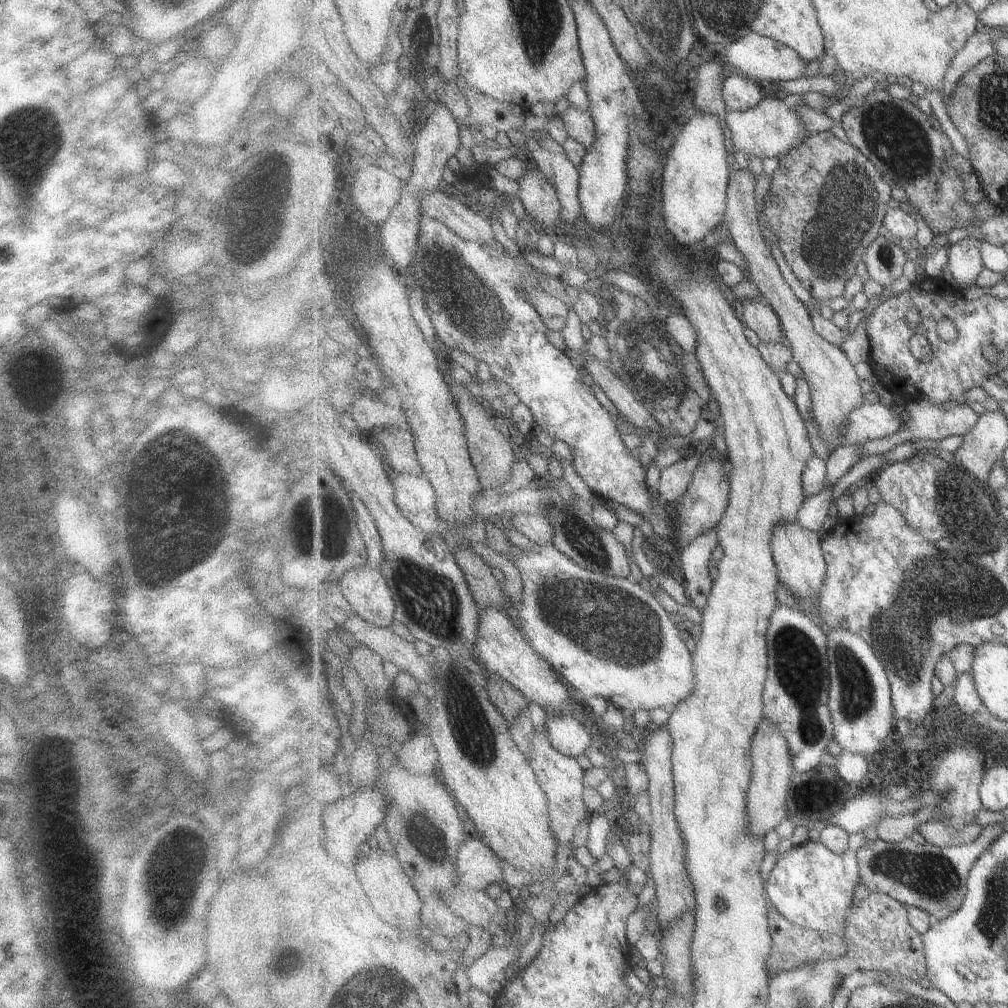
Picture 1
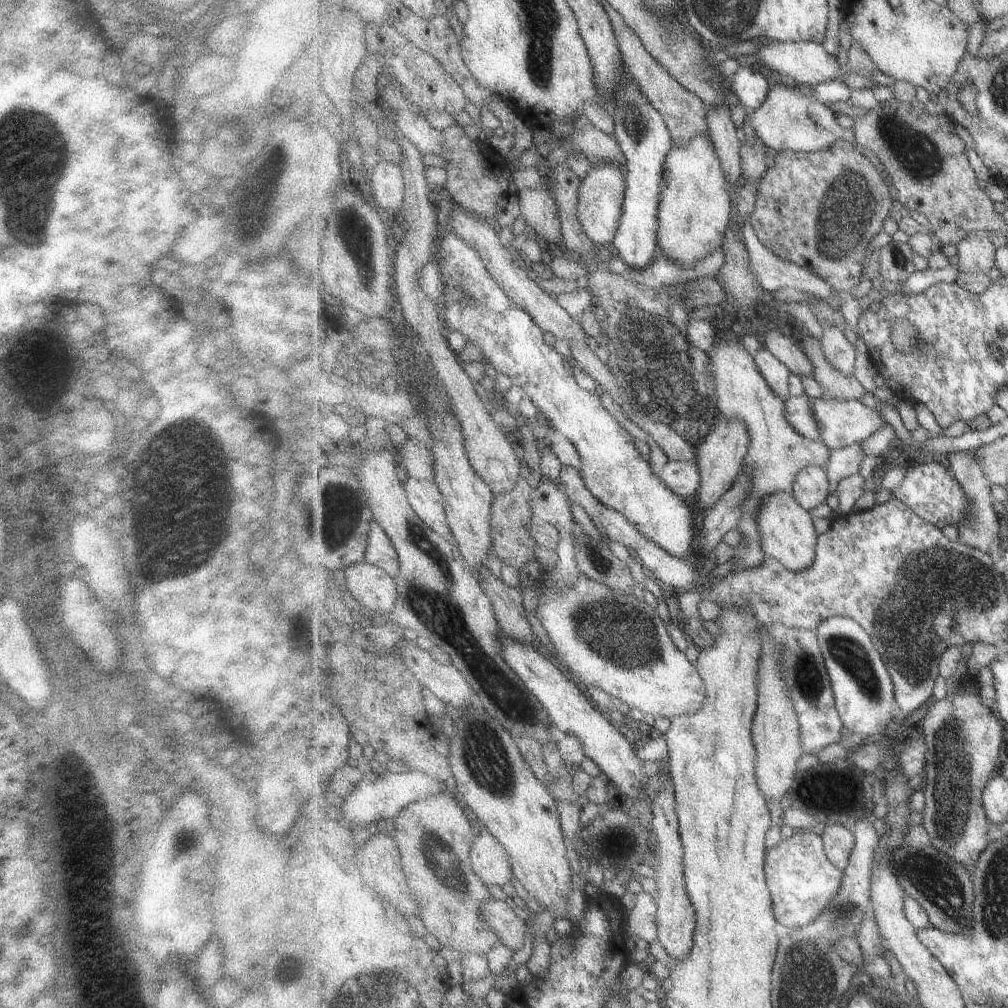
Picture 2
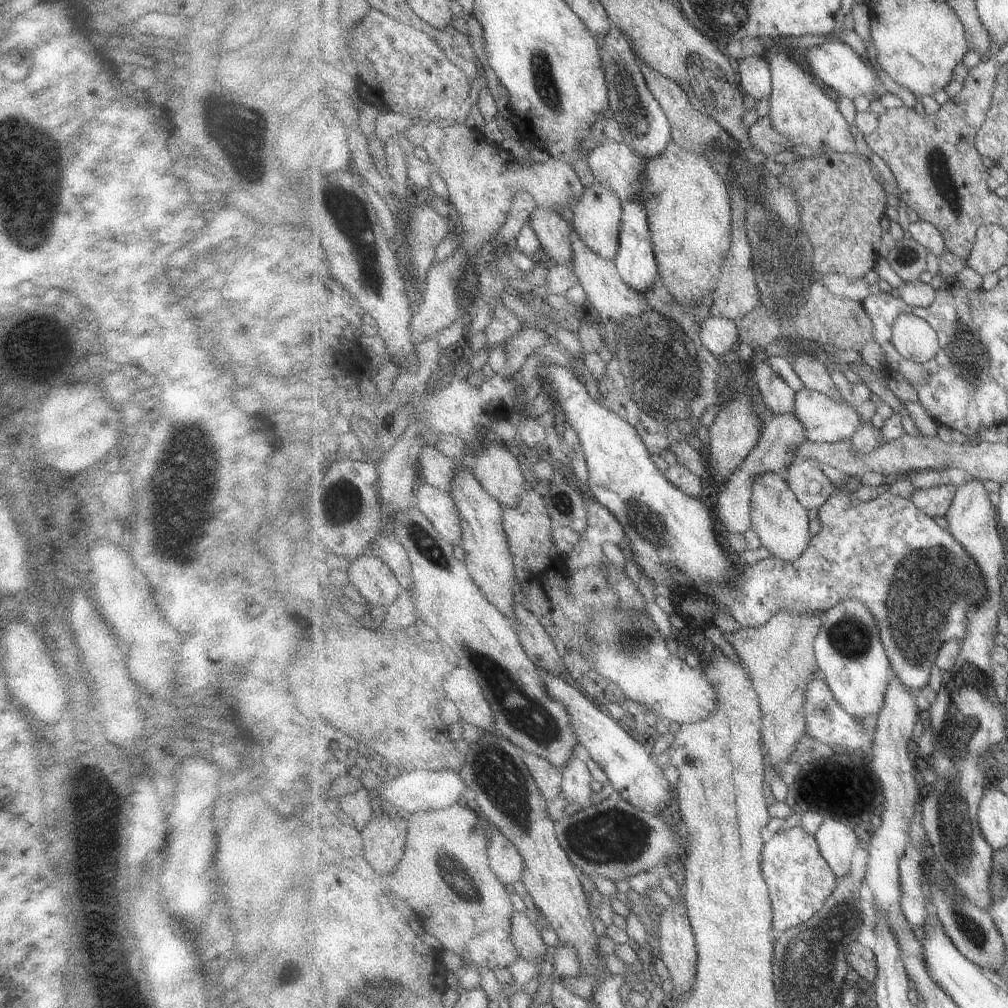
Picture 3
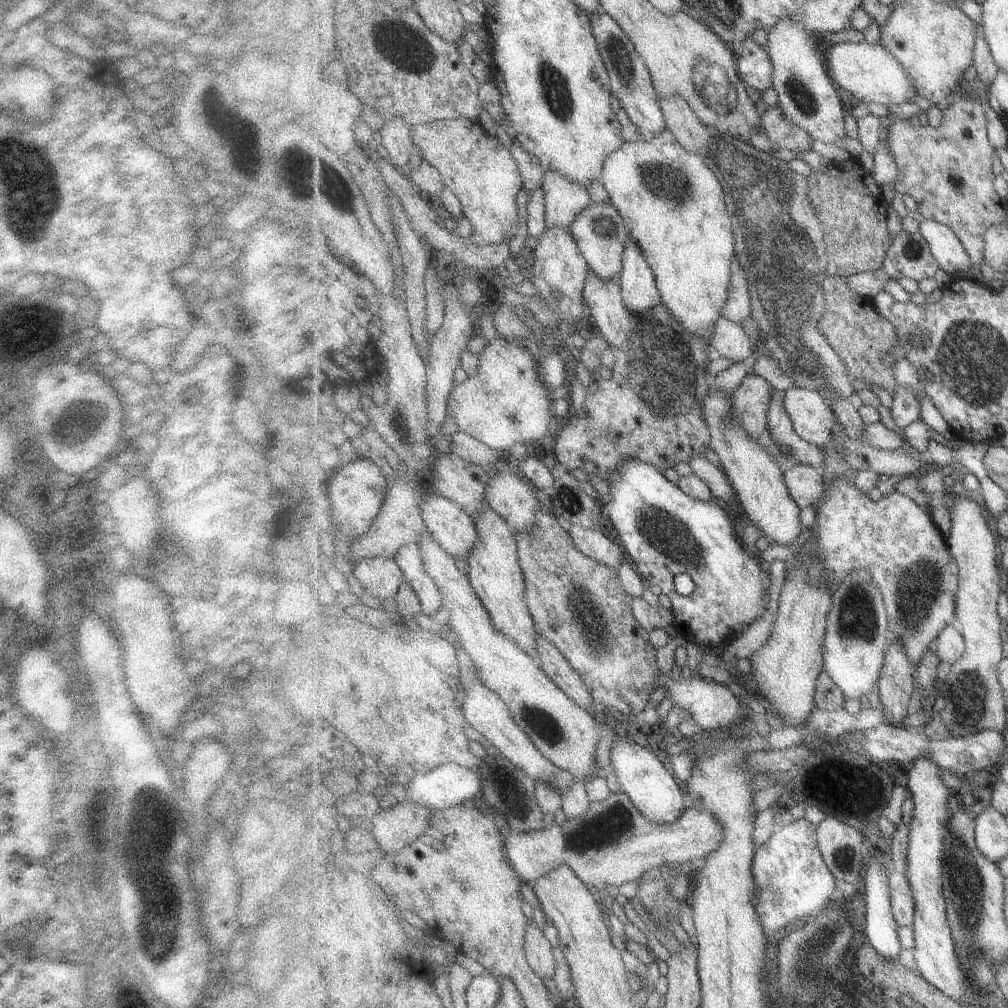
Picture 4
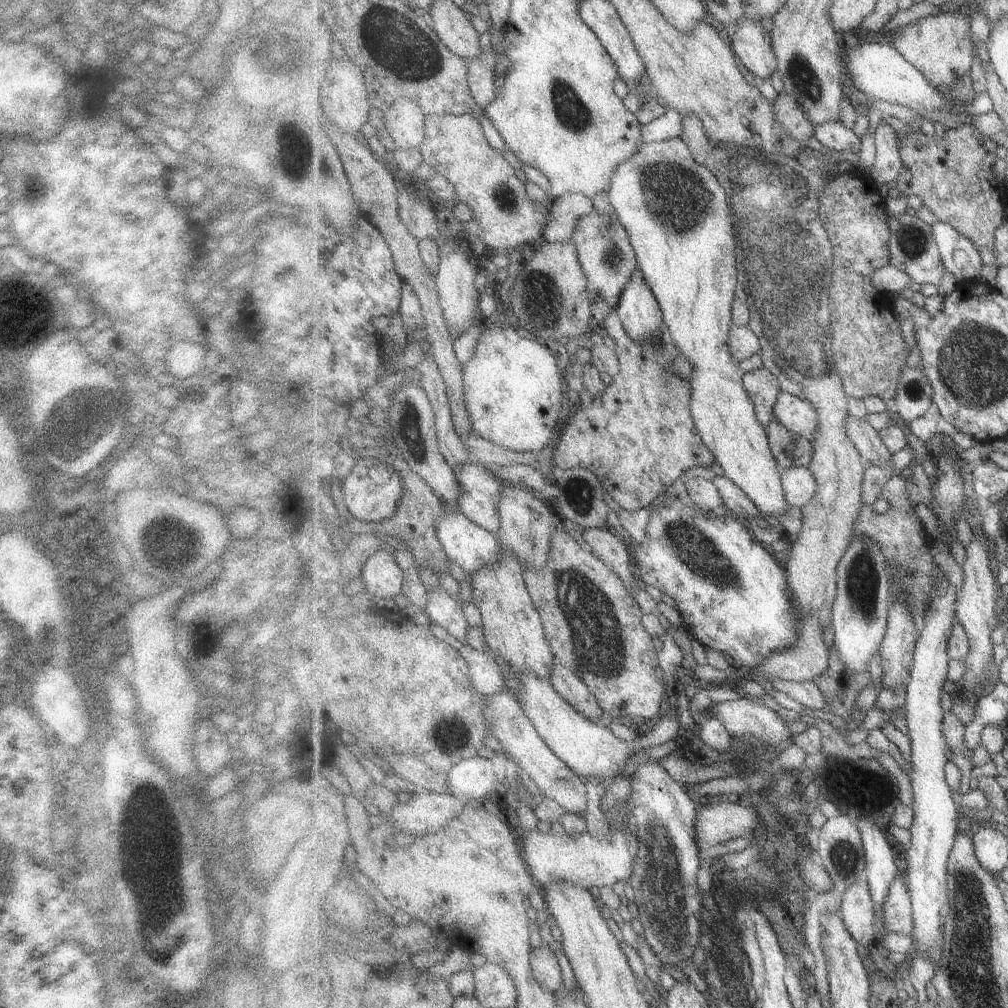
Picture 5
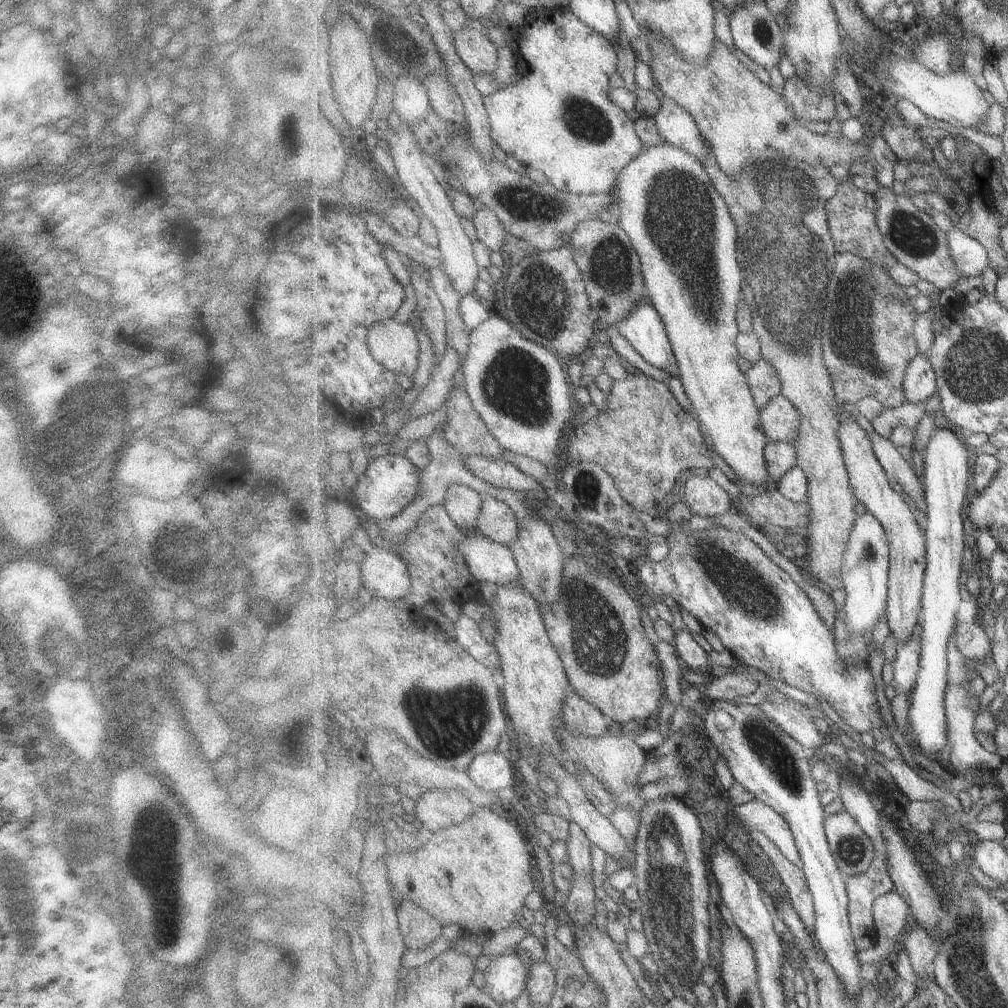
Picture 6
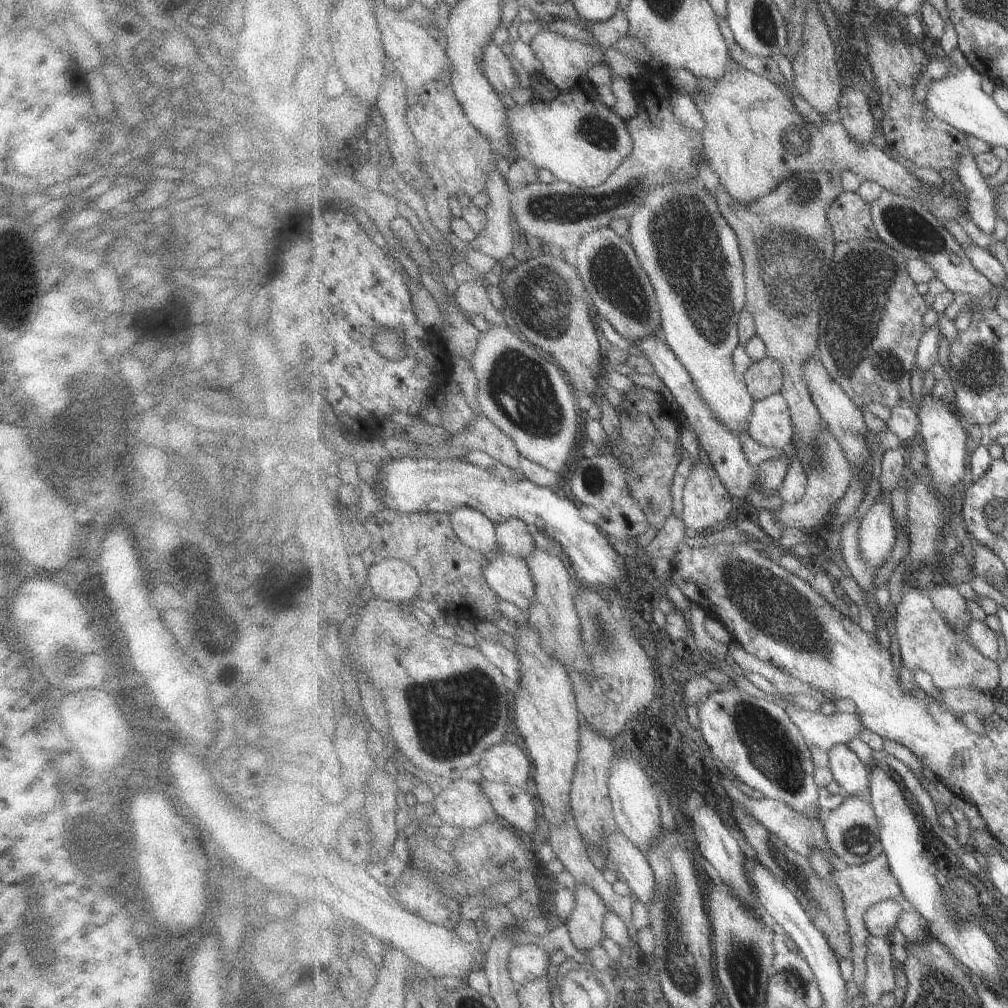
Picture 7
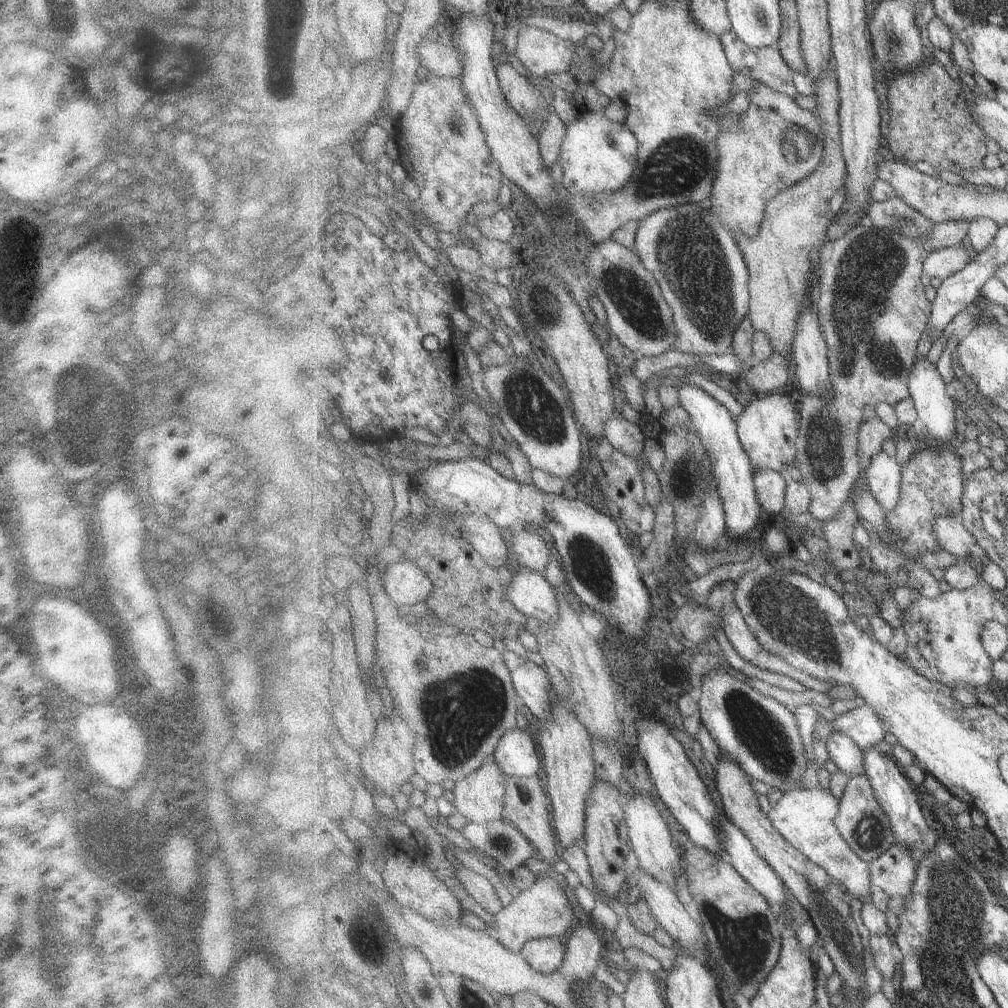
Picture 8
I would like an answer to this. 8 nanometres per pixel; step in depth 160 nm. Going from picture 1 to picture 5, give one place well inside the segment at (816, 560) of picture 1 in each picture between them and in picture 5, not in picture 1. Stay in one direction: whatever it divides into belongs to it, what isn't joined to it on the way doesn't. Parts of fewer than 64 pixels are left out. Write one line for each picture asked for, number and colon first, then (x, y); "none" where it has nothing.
2: (788, 536)
3: (781, 519)
4: (762, 492)
5: (676, 211)

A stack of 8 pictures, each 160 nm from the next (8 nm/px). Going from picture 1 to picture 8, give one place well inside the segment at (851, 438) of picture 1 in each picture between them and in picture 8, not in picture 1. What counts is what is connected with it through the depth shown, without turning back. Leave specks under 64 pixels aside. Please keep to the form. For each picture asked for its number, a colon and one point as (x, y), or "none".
2: (843, 423)
3: (825, 419)
4: (812, 417)
5: (800, 416)
6: (781, 420)
7: (770, 424)
8: (769, 428)

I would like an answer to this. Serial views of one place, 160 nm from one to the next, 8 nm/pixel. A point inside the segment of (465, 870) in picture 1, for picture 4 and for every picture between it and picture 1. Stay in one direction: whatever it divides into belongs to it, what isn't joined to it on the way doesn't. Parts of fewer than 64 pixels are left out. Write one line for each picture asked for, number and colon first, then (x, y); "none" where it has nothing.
2: (490, 860)
3: (505, 859)
4: (612, 843)

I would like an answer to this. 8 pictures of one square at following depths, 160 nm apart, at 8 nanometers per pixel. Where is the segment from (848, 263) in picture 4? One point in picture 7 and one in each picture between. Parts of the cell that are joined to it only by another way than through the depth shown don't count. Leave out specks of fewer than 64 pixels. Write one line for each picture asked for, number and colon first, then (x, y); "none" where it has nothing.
5: (854, 212)
6: (852, 218)
7: (851, 216)

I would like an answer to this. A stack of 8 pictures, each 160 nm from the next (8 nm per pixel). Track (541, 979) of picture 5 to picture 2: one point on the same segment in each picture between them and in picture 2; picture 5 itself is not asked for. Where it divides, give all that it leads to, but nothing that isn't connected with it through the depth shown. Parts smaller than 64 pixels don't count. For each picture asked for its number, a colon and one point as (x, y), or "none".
2: (512, 930)
3: (527, 939)
4: (540, 953)

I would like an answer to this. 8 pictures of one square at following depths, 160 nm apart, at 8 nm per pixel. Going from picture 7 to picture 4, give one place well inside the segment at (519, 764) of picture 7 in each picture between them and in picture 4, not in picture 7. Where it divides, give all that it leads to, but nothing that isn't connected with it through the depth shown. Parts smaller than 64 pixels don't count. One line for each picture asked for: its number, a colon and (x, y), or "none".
4: (451, 784)
5: (472, 780)
6: (493, 772)

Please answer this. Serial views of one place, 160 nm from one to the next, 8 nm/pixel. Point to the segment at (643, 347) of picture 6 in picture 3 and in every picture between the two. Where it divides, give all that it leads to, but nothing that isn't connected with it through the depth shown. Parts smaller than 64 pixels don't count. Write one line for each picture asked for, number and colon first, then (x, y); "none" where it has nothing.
3: (636, 261)
4: (638, 283)
5: (640, 311)

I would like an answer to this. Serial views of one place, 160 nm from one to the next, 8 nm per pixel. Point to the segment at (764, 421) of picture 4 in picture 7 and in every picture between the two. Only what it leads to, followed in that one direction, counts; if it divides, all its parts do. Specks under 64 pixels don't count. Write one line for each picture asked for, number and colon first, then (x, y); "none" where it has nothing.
5: (762, 384)
6: (765, 382)
7: (766, 377)

